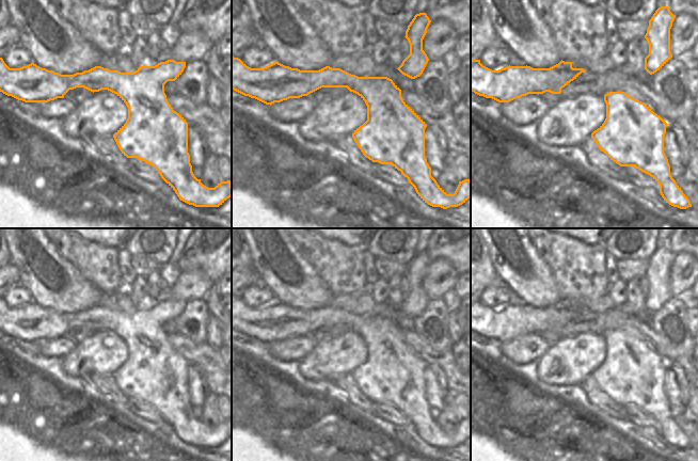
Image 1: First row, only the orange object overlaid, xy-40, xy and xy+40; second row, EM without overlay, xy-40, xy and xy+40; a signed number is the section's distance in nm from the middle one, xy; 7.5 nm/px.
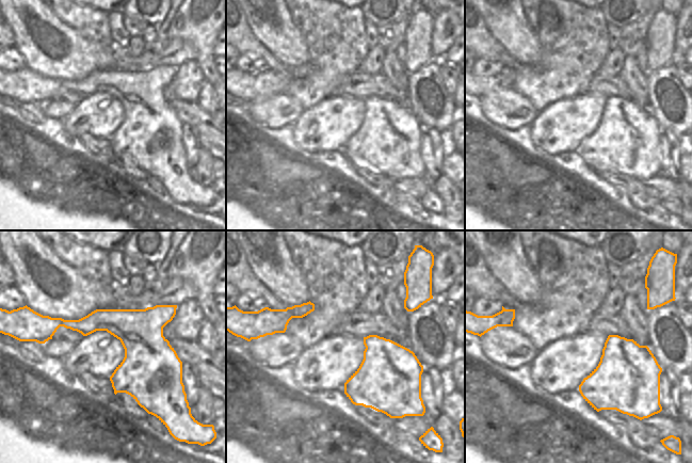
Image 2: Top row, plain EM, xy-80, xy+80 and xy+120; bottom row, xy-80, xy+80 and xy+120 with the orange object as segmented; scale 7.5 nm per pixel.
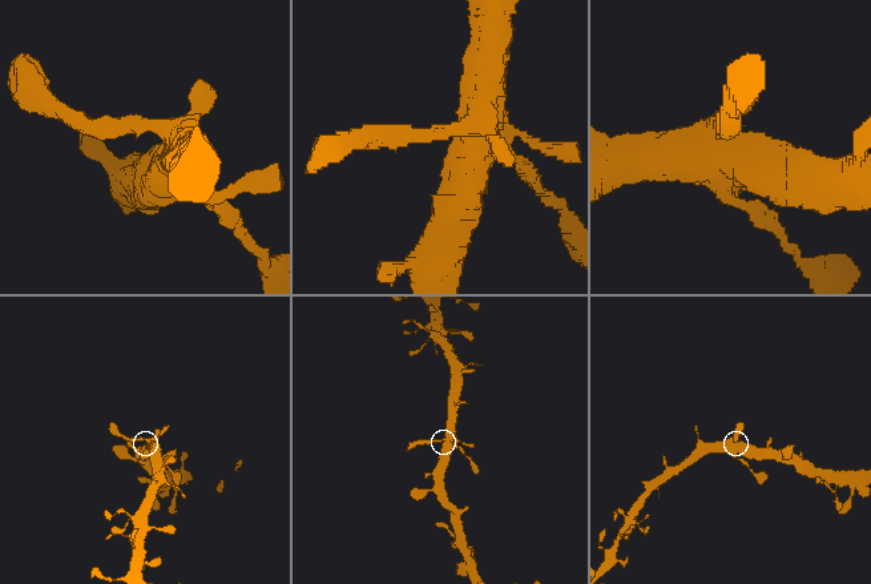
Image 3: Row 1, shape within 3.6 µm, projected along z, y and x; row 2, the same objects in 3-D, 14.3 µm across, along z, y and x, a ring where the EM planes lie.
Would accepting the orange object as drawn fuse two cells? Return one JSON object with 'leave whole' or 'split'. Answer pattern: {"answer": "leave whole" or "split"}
{"answer": "leave whole"}

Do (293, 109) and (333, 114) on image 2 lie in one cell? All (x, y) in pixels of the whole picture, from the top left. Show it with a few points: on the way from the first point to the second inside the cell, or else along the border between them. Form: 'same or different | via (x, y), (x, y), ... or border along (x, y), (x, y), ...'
different | border along (304, 109), (292, 123)

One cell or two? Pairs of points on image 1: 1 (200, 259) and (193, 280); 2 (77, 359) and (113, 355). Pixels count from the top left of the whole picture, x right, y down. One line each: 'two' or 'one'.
1: two
2: one

